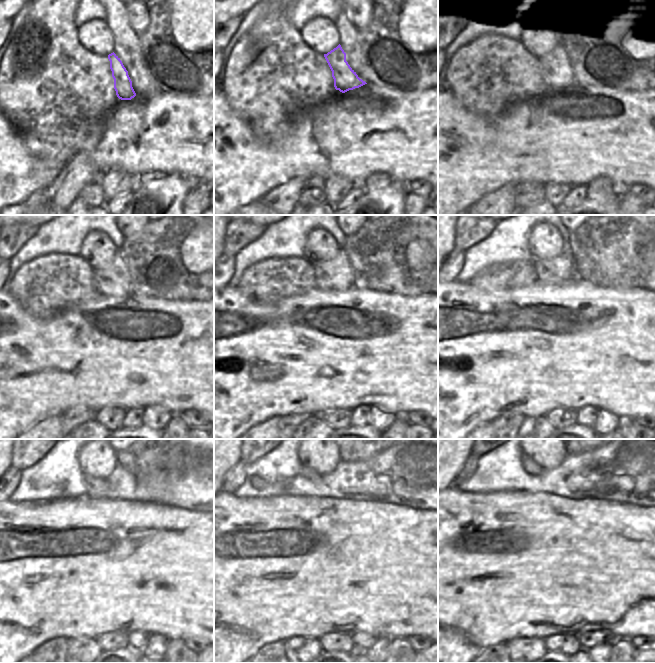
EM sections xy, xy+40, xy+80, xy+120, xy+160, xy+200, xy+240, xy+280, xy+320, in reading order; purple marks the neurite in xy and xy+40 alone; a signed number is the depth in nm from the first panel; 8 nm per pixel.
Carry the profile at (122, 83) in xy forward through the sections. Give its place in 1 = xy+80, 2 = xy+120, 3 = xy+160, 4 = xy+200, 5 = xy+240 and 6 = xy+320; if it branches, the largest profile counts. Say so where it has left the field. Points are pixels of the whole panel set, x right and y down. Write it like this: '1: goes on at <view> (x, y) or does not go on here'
1: goes on at xy+80 (558, 73)
2: goes on at xy+120 (114, 281)
3: goes on at xy+160 (336, 274)
4: goes on at xy+200 (560, 269)
5: goes on at xy+240 (95, 487)
6: goes on at xy+320 (528, 464)

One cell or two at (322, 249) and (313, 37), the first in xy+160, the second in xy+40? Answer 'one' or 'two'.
one

